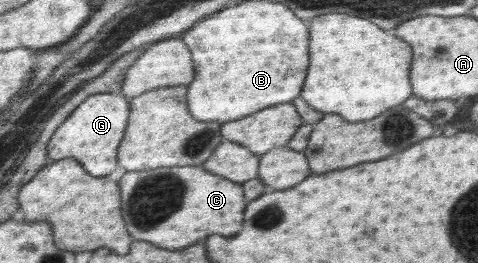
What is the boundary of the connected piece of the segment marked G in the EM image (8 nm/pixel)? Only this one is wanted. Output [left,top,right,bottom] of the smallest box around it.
[48,90,131,177]

